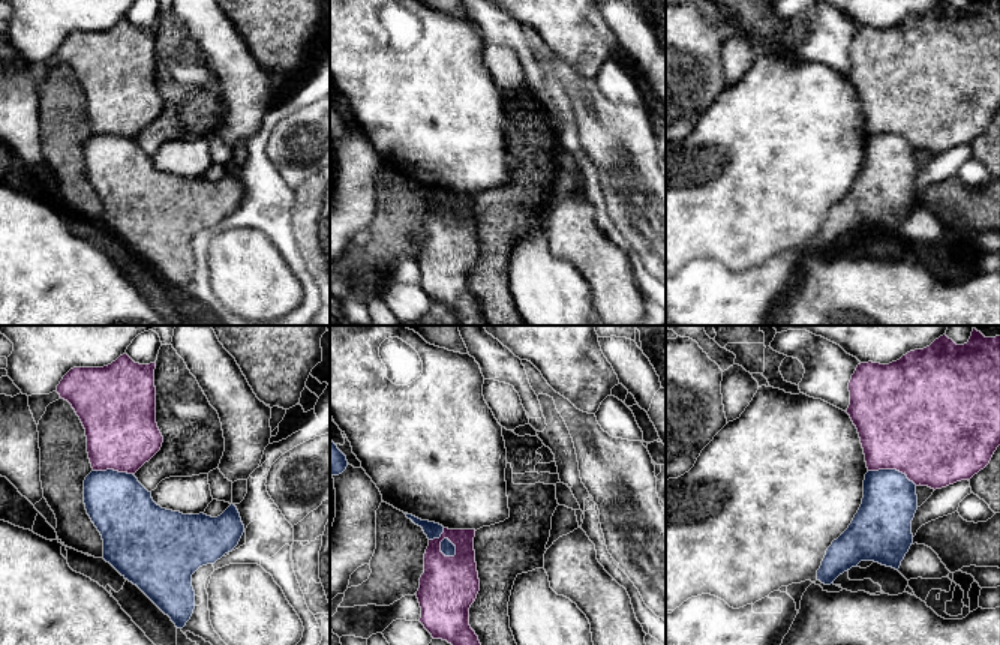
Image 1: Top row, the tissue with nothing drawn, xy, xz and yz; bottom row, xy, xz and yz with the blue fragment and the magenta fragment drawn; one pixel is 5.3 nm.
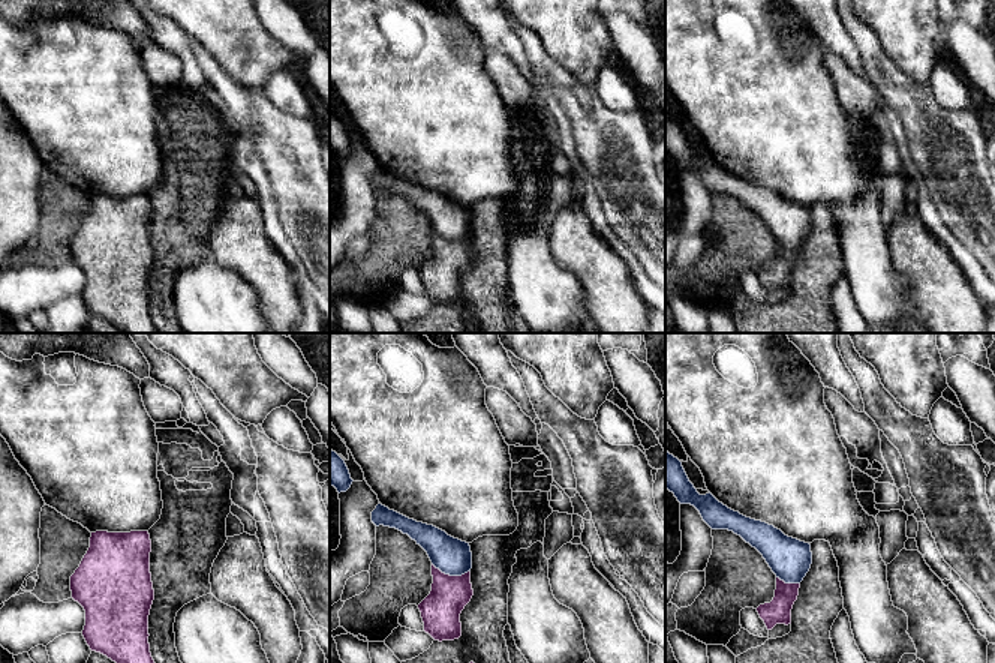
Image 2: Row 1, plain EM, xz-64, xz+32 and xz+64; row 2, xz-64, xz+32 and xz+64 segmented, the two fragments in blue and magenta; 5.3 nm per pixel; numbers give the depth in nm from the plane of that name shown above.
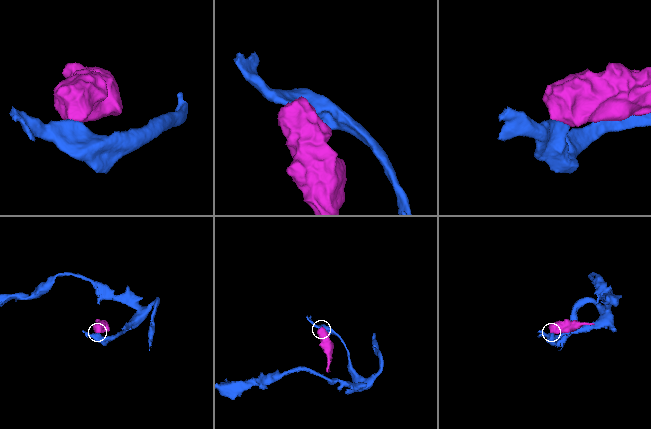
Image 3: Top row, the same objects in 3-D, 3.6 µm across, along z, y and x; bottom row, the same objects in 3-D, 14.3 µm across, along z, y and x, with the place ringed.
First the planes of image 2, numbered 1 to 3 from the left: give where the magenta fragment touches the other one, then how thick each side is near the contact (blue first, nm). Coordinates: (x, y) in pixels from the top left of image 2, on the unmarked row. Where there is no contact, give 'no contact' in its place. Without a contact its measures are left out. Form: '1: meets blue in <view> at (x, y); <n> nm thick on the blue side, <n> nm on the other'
1: no contact
2: meets blue in xz+32 at (451, 239); 200 nm thick on the blue side, 220 nm on the other
3: meets blue in xz+64 at (788, 246); 220 nm thick on the blue side, 140 nm on the other

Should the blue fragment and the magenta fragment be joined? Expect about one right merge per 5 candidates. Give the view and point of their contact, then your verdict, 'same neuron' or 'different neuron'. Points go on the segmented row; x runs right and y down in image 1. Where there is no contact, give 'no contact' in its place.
meets blue in yz at (892, 470); different neuron

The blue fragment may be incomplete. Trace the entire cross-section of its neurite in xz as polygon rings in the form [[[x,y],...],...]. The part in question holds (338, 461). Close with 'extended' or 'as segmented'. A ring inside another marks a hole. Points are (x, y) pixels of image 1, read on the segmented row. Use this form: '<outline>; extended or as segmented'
[[[330,440],[330,474],[339,476],[346,470],[346,466],[348,466],[346,456]]]; as segmented

